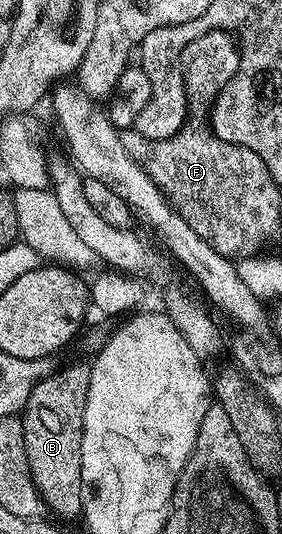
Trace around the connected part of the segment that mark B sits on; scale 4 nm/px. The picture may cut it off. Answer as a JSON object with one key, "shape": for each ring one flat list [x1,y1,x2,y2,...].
{"shape":[[76,366,53,372,34,388,22,411,24,447,41,503,56,514,72,518,82,511,82,436,90,380]]}

